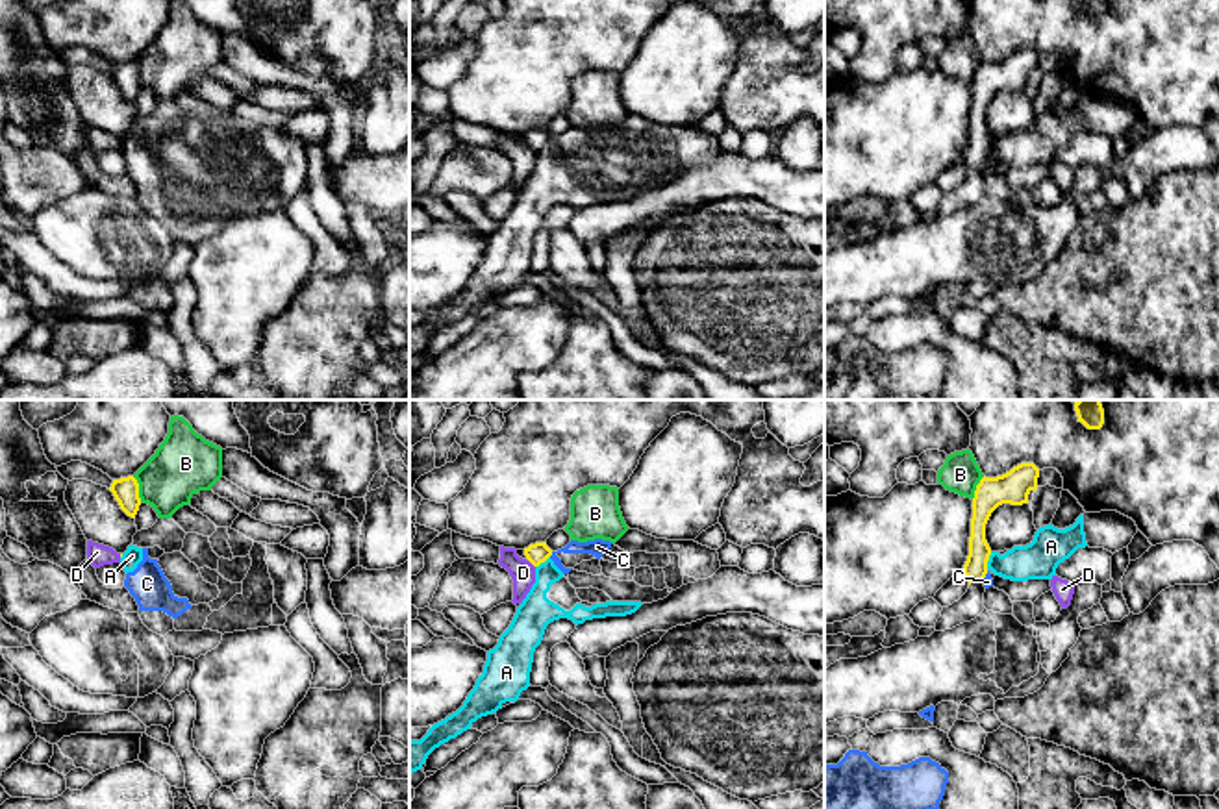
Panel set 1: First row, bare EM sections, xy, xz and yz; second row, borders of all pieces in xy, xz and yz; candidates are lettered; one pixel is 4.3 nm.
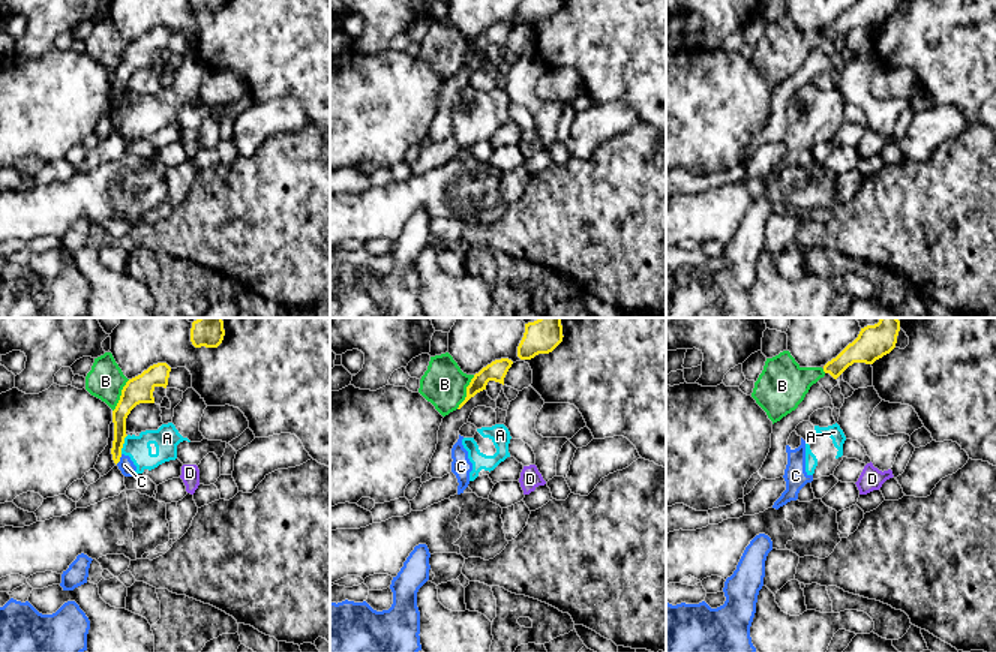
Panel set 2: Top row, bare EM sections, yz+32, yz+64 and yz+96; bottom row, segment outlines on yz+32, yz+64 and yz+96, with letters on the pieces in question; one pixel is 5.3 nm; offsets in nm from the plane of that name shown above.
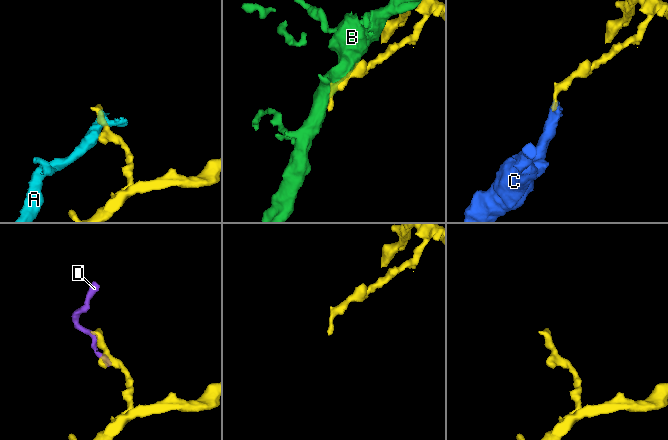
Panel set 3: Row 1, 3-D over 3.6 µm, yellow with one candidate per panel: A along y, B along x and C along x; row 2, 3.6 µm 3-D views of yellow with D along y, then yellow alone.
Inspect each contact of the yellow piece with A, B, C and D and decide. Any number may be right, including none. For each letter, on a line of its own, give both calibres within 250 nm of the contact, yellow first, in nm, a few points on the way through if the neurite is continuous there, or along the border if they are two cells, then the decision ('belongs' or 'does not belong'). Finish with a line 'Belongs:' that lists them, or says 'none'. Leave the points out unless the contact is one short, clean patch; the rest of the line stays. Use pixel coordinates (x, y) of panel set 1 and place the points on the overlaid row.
A: 110/160 nm | along yz (992, 552), (986, 569) | does not belong
B: 110/280 nm | does not belong
C: 90/70 nm | along xz (552, 552), (549, 556) | does not belong
D: 90/110 nm | along xz (528, 560), (534, 567) | does not belong
Belongs: none

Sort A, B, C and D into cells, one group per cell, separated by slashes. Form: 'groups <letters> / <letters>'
groups A C / B / D

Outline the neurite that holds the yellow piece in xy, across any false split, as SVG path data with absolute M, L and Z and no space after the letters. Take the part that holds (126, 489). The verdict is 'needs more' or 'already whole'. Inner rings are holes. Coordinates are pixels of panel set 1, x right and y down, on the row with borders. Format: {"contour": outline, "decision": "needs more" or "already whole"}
{"contour": "M133 476L113 479L109 491L113 492L115 500L119 502L120 509L135 518L141 498L139 498L139 483Z", "decision": "already whole"}

